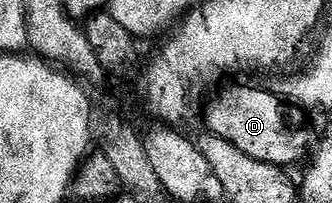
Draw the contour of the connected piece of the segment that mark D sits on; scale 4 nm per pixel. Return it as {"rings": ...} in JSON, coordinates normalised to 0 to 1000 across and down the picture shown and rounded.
{"rings":[[[696,419],[663,478],[648,478],[627,507],[620,650],[687,690],[702,724],[777,798],[873,823],[870,813],[895,808],[913,768],[928,768],[943,675],[937,695],[919,640],[864,616],[852,581],[849,507],[855,512],[837,453],[765,438],[756,419]]]}

